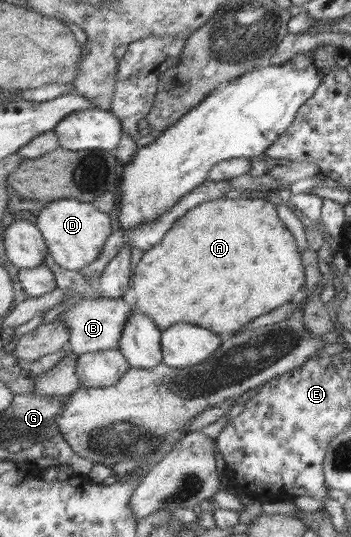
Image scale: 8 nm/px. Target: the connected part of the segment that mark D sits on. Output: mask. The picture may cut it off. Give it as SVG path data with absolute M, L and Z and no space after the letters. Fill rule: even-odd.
M58 199L44 203L36 217L36 224L44 235L50 255L57 264L71 271L81 271L100 258L107 243L106 239L109 239L113 231L113 221L108 213L92 203L78 199Z

